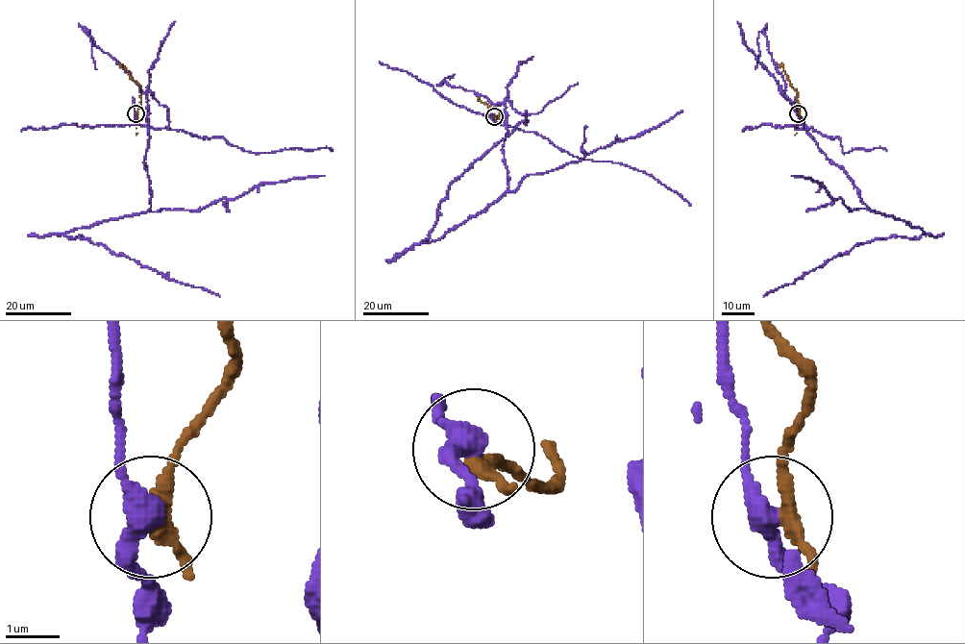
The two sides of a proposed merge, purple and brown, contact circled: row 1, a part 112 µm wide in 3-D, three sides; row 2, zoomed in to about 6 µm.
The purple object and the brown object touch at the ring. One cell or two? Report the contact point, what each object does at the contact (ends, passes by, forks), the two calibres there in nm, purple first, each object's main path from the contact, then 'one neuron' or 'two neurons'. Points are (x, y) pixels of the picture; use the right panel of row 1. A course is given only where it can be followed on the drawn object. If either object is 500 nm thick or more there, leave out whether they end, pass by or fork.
at (798, 113); purple passes by; brown passes by; 360 nm thick on the purple side, 280 nm on the other; purple runs (798, 113), (817, 146), (853, 181), (869, 208), (920, 228), (923, 235), (855, 245), (763, 297); brown runs (799, 113), (797, 90), (783, 67), (778, 67); two neurons

